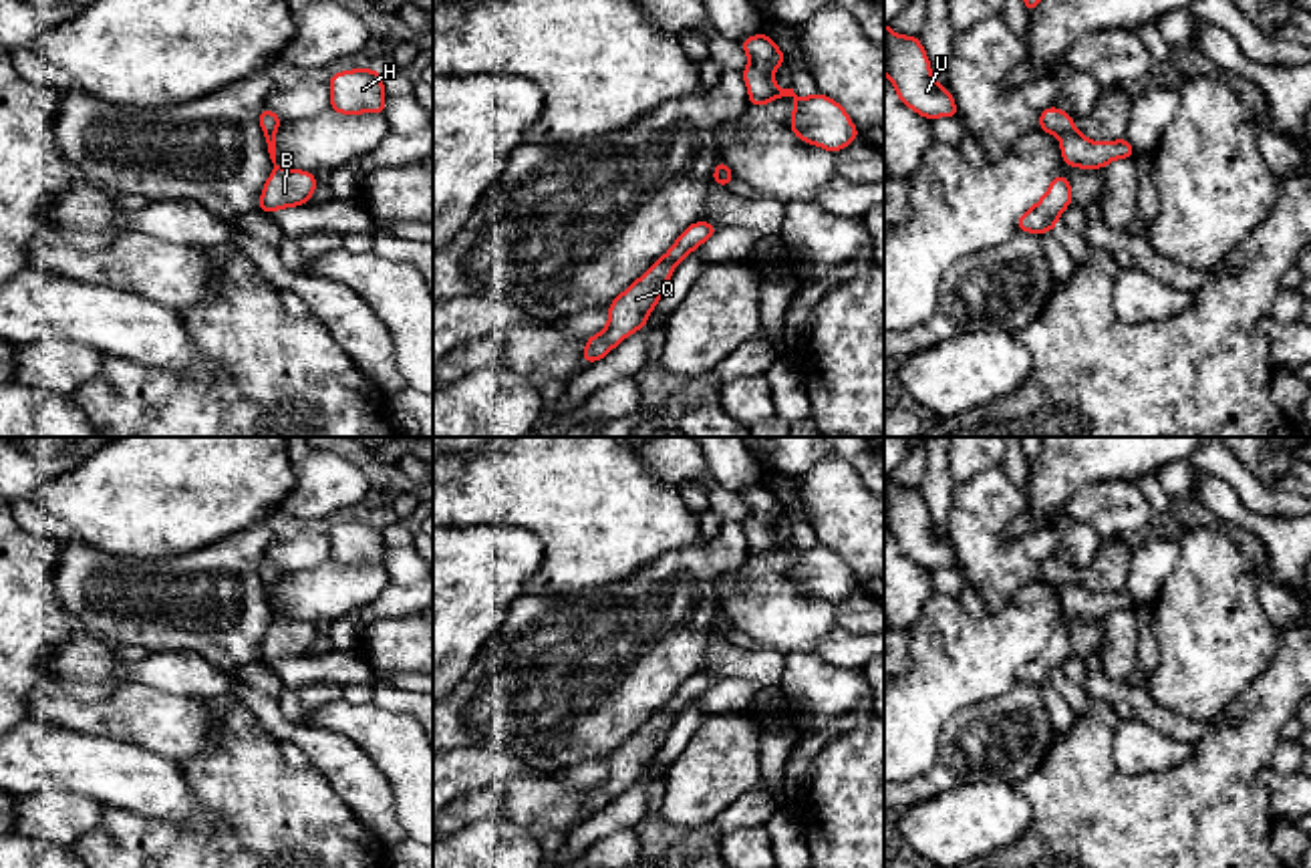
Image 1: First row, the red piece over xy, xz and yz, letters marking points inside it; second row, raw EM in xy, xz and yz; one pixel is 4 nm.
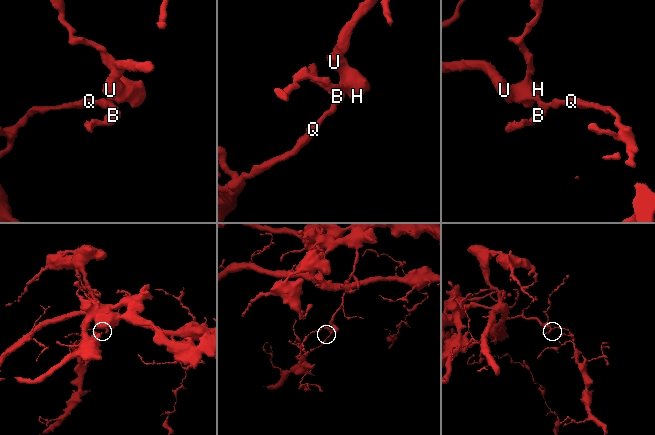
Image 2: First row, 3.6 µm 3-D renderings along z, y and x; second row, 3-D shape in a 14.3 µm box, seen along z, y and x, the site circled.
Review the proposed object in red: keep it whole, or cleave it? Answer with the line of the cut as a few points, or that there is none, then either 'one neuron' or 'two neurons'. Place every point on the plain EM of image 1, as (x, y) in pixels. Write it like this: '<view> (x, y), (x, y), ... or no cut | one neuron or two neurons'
yz (1076, 583), (1066, 583), (1060, 589) | two neurons

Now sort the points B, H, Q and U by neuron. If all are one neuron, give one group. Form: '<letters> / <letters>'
B Q / H U

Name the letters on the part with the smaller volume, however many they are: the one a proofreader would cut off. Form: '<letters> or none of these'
B, Q

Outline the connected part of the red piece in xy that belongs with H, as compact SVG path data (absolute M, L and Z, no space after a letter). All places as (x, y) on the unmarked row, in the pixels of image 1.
M367 518L330 526L330 560L342 566L385 564L383 526Z

